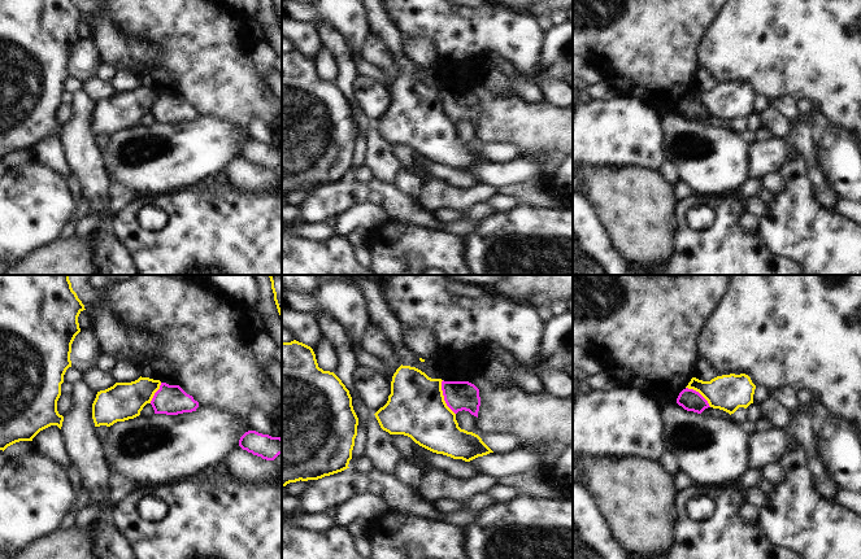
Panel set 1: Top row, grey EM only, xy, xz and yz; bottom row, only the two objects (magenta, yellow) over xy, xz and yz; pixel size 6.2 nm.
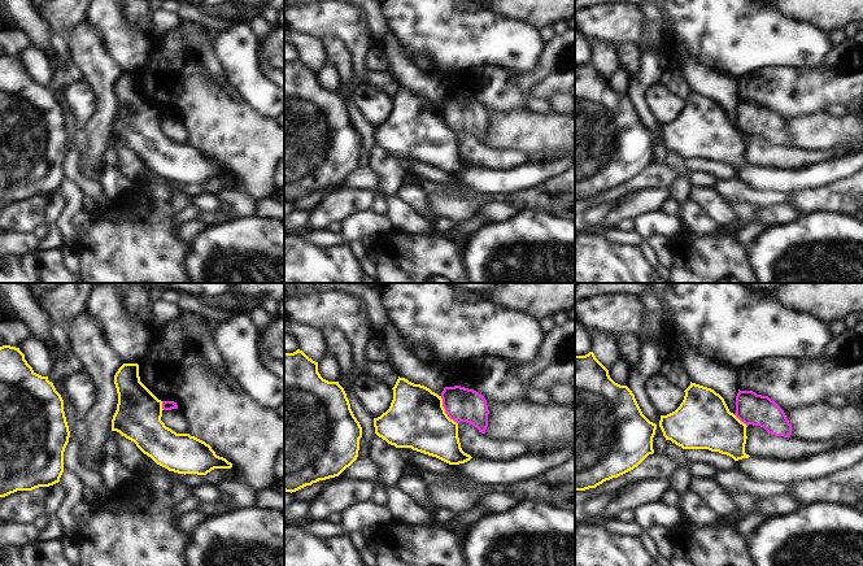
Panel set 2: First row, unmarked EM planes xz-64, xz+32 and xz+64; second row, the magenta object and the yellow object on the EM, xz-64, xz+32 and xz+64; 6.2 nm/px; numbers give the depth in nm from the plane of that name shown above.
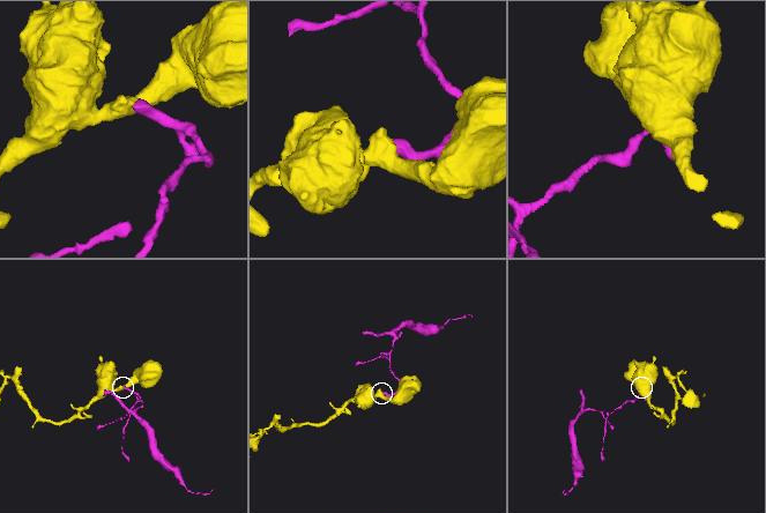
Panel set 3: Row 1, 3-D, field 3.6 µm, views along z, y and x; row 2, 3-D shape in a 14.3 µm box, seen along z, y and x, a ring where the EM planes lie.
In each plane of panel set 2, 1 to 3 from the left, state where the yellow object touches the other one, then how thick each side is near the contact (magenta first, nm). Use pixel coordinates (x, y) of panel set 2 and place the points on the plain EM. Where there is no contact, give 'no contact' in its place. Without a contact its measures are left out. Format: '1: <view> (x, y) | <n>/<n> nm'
1: xz-64 (162, 114) | 60/280 nm
2: xz+32 (445, 120) | 220/360 nm
3: xz+64 (740, 129) | 190/340 nm

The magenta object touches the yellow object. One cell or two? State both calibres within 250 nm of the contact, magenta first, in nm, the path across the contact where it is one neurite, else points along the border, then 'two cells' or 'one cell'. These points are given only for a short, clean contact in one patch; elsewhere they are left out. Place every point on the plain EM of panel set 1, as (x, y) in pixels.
calibres 180 and 360 nm; border xz (442, 90), (443, 109), (455, 123); two cells

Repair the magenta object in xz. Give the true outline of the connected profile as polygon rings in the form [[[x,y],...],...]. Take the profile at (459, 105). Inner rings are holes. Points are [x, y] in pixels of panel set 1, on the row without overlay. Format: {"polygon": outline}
{"polygon": [[[442,91],[442,100],[447,115],[457,123],[469,121],[478,127],[480,115],[479,99],[469,91]]]}

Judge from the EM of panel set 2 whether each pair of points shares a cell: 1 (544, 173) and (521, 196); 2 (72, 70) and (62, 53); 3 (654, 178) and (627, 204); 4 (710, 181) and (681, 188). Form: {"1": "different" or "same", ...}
{"1": "different", "2": "same", "3": "different", "4": "different"}

